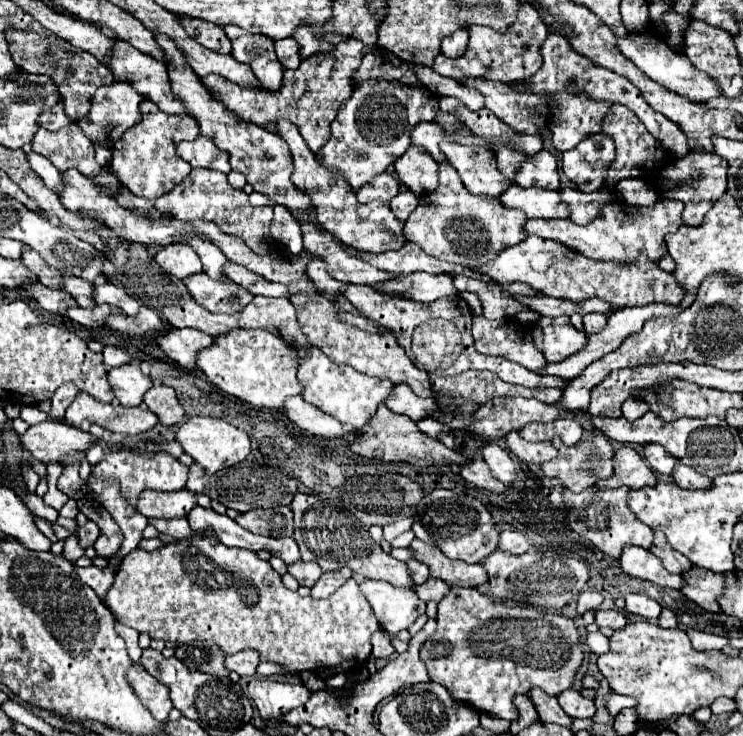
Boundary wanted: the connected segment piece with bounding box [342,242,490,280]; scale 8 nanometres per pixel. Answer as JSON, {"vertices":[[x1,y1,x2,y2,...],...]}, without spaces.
{"vertices":[[404,242,404,246,400,250,392,250,392,252,384,252,380,256,372,256,370,252,360,252,358,248,352,248,348,244,342,244,342,248,348,254,360,256,362,260,370,262,374,268,380,270,388,270,388,272,428,272,428,274,464,274,464,276,474,276,480,280,490,280,488,276,480,274,480,272,470,272,460,264,452,264,434,256,428,256,416,242]]}

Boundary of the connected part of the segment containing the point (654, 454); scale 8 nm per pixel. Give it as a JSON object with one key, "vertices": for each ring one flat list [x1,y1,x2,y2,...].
{"vertices":[[648,444,644,446,644,458,648,460,650,468,658,474,672,474,674,472,674,464,676,464,676,458,664,450,660,444]]}

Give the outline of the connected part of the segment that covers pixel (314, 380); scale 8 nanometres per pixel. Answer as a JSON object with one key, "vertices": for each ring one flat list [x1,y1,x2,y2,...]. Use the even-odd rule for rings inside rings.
{"vertices":[[310,348,302,352,298,366,298,380,304,384,302,398,326,414,336,416,350,430,362,430,370,424,370,418,376,414,376,408,392,396,394,384,390,380,378,380,366,374,356,372,352,366,332,362,320,348]]}

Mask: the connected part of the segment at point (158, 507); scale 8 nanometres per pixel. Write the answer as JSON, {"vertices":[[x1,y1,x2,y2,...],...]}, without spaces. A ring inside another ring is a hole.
{"vertices":[[182,488,180,492,154,492,146,490,138,498,138,512,146,518,180,518,188,516,188,512,196,506,196,494]]}

